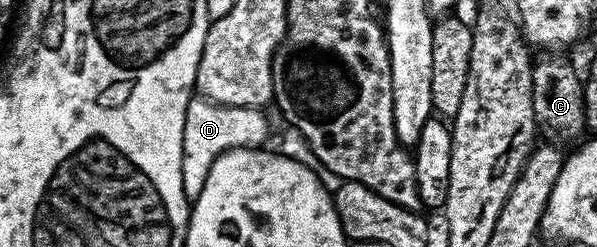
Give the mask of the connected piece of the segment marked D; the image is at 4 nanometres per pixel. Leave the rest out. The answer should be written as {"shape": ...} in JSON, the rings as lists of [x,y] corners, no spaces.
{"shape":[[[202,97],[189,101],[184,115],[183,131],[183,189],[190,201],[199,197],[207,174],[219,154],[229,149],[260,148],[269,135],[269,123],[256,106],[217,105]]]}

